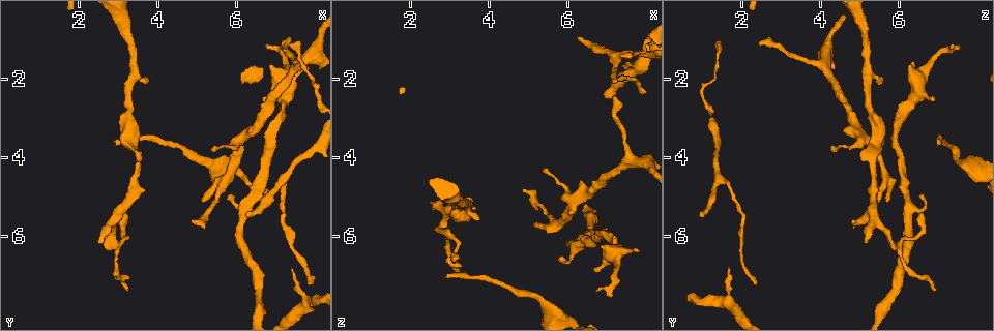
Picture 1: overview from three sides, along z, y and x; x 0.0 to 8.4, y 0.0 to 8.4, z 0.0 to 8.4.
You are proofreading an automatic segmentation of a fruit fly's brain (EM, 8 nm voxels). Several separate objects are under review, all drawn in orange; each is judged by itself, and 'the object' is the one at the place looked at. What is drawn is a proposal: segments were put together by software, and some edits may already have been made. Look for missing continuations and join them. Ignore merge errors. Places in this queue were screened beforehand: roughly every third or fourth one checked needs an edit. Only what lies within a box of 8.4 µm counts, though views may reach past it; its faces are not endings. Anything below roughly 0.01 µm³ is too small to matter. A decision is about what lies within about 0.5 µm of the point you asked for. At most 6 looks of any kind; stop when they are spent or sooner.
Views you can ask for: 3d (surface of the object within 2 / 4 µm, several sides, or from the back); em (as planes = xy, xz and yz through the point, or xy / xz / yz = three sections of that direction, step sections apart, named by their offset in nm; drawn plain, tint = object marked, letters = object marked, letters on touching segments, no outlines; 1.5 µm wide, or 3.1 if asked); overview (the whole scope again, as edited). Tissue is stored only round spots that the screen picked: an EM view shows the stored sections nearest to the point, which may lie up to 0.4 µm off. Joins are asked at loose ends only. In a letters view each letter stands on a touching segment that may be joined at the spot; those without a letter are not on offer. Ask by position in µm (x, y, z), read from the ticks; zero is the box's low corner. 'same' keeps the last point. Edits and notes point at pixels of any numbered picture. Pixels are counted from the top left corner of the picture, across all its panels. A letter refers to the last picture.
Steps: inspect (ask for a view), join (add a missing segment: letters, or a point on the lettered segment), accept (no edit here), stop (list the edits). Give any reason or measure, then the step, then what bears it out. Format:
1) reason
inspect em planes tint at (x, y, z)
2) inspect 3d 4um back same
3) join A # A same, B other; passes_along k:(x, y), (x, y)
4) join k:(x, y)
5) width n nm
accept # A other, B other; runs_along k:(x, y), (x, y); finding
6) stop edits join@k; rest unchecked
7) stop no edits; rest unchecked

branch stops here
inspect 3d 2um at (2.45, 6.15, 5.20)

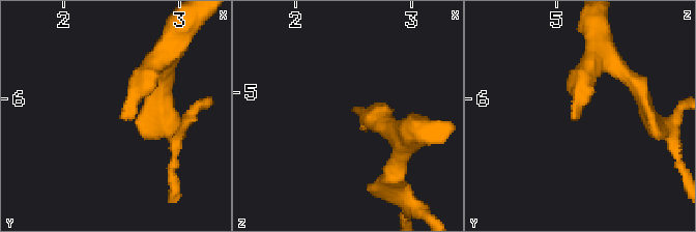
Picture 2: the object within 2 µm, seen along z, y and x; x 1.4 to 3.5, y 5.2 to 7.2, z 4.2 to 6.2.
need the tissue
inspect em planes plain at (2.48, 6.18, 5.16)

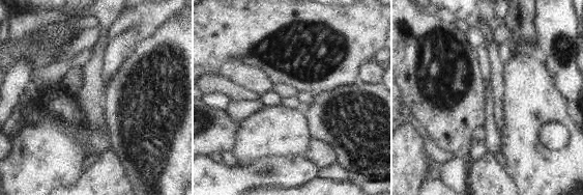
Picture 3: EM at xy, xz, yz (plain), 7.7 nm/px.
inspect em planes letters same

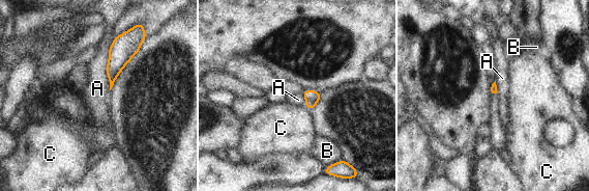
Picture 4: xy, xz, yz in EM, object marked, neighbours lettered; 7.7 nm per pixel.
accept # A other, B other, C other; no lettered segment goes on from it

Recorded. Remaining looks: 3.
thin end
inspect 3d 4um at (3.15, 5.45, 6.60)

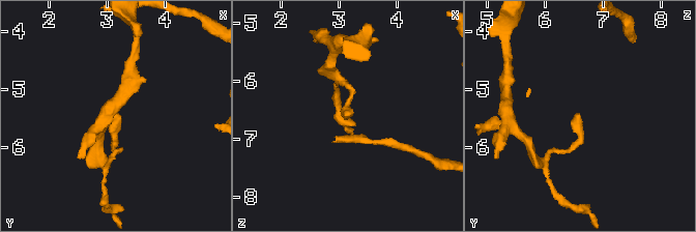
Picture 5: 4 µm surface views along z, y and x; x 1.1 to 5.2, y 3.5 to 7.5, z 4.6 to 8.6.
now the EM
inspect em yz step 8 tint at (3.05, 5.40, 6.60)

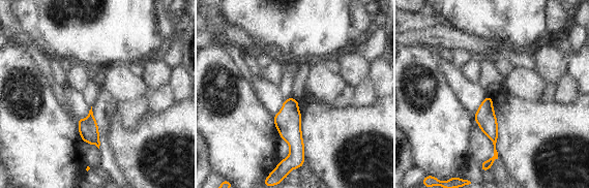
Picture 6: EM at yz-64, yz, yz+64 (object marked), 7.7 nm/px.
another direction
inspect em planes letters same

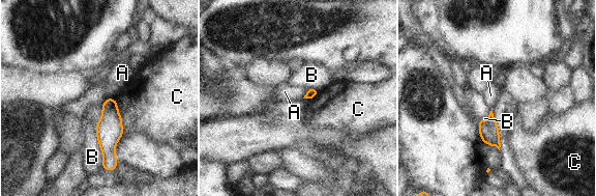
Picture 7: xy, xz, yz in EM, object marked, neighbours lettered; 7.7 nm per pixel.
accept # A other, B other, C other; border 7:(307, 88), (302, 98); none of them fits

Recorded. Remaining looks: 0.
stop no edits; rest unchecked

